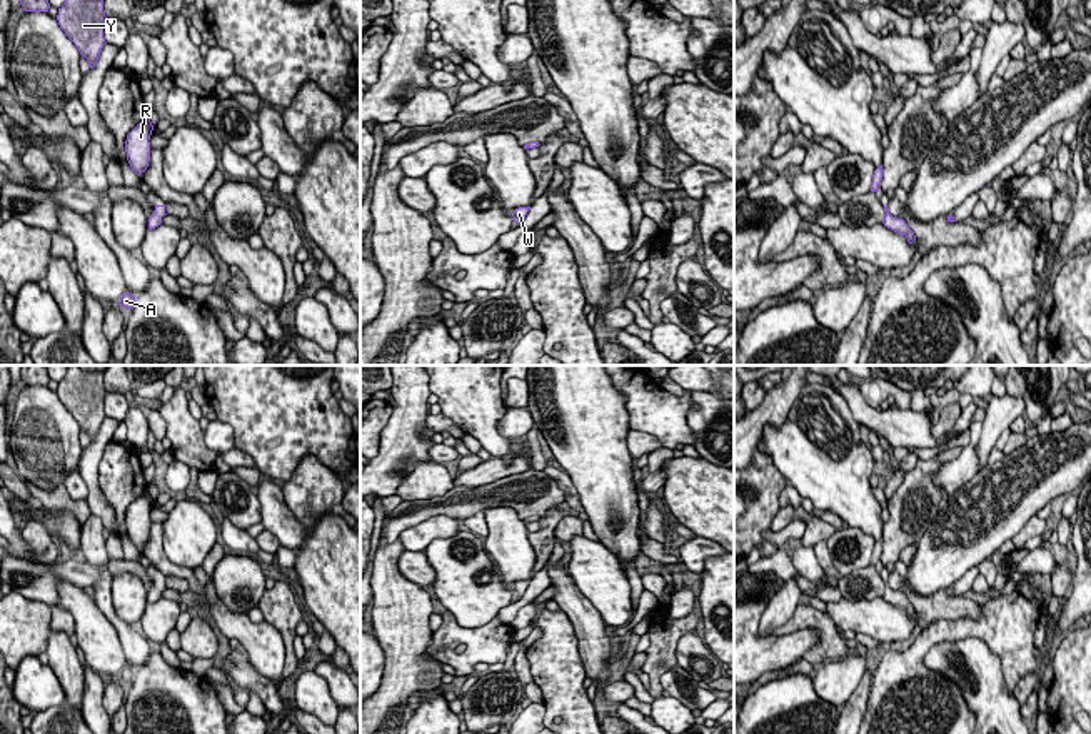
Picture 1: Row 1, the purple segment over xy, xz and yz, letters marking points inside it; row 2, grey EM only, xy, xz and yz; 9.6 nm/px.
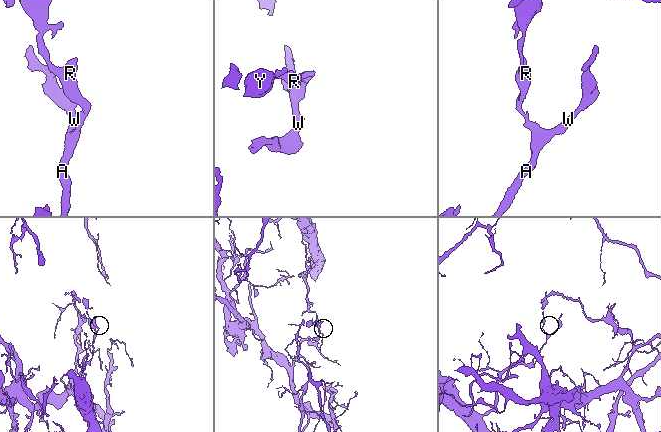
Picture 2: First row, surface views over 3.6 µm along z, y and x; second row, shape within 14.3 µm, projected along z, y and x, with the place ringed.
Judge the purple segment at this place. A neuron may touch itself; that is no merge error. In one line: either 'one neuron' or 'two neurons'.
two neurons

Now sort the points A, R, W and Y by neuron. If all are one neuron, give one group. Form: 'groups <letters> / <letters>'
groups A W / R Y

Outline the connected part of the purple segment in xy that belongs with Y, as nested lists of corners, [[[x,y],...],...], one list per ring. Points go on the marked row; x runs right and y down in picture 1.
[[[65,0],[57,15],[60,28],[75,43],[80,55],[95,67],[103,48],[105,10],[103,0]]]

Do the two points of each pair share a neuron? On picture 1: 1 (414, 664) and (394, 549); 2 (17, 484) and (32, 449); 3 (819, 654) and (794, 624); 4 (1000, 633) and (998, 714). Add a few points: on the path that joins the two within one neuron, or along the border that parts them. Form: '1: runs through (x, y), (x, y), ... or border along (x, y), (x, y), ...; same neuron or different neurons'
1: runs through (404, 636), (401, 609), (391, 589), (391, 578); same neuron
2: border along (17, 472), (22, 479); different neurons
3: runs through (824, 641), (824, 633), (814, 623), (808, 623); same neuron
4: border along (970, 636), (978, 636), (998, 658), (1011, 694); different neurons

